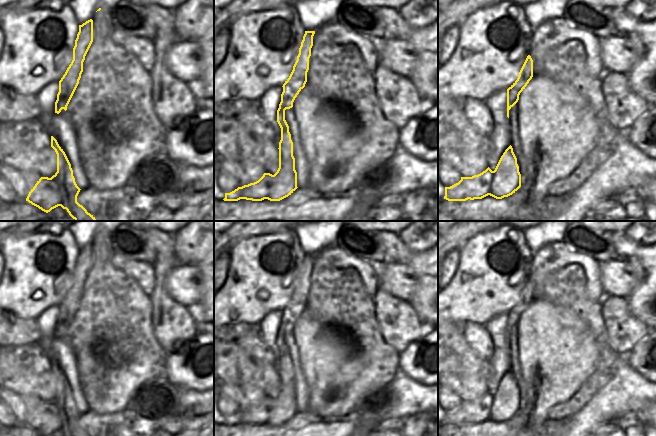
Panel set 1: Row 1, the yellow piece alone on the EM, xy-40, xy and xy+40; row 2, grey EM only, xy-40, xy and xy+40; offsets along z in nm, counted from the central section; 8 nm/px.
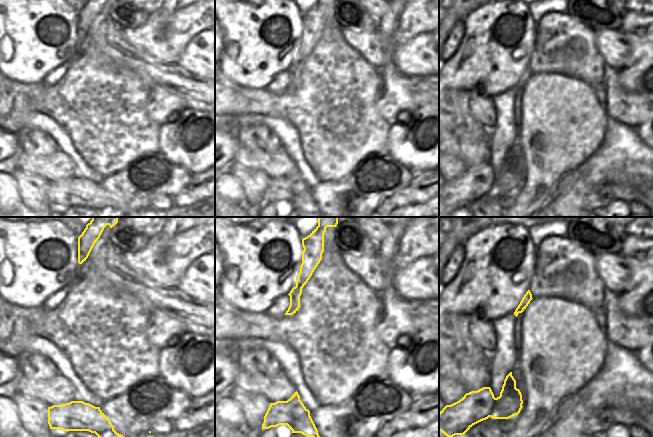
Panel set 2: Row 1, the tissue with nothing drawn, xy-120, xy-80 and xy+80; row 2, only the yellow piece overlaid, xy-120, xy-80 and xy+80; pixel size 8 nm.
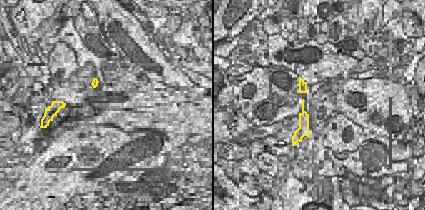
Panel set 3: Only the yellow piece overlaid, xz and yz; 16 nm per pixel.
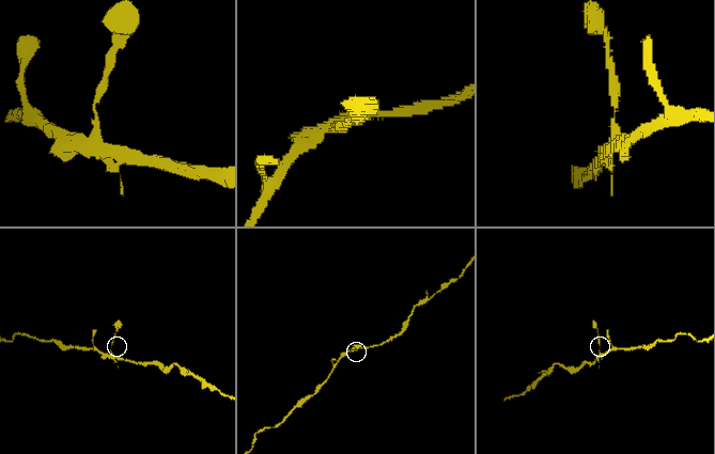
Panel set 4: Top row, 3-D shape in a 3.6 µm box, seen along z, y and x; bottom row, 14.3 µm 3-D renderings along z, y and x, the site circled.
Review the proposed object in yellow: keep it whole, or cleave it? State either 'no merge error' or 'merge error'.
no merge error

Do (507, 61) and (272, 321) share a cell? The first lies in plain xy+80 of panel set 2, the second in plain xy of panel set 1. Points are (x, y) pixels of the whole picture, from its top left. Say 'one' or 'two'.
two

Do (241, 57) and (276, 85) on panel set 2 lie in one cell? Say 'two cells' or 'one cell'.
two cells

